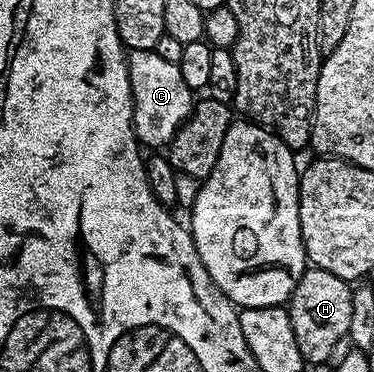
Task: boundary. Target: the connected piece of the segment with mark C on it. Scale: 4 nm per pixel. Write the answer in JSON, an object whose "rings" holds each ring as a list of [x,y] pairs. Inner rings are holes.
{"rings":[[[154,49],[129,50],[126,54],[126,66],[128,83],[132,89],[132,123],[139,146],[146,148],[147,145],[150,151],[161,150],[169,146],[176,131],[180,131],[180,127],[194,109],[195,90],[190,89],[188,83],[184,83],[180,67],[176,63],[166,62],[161,55],[156,55]]]}

